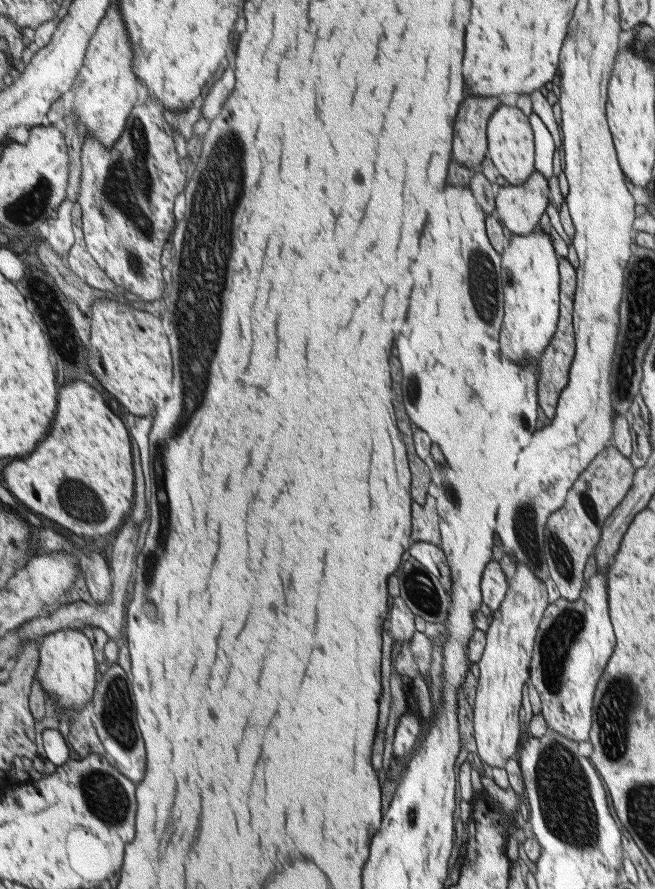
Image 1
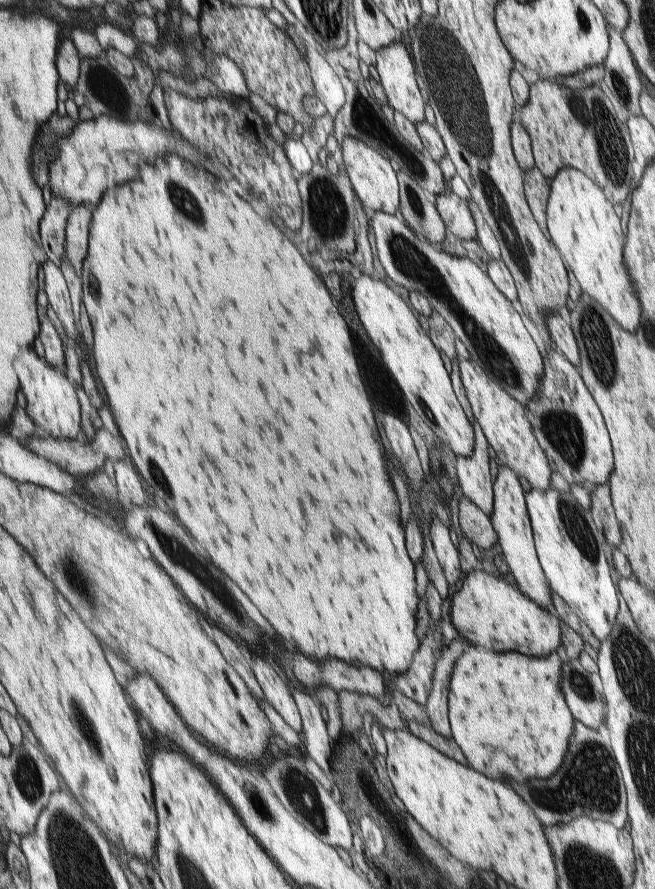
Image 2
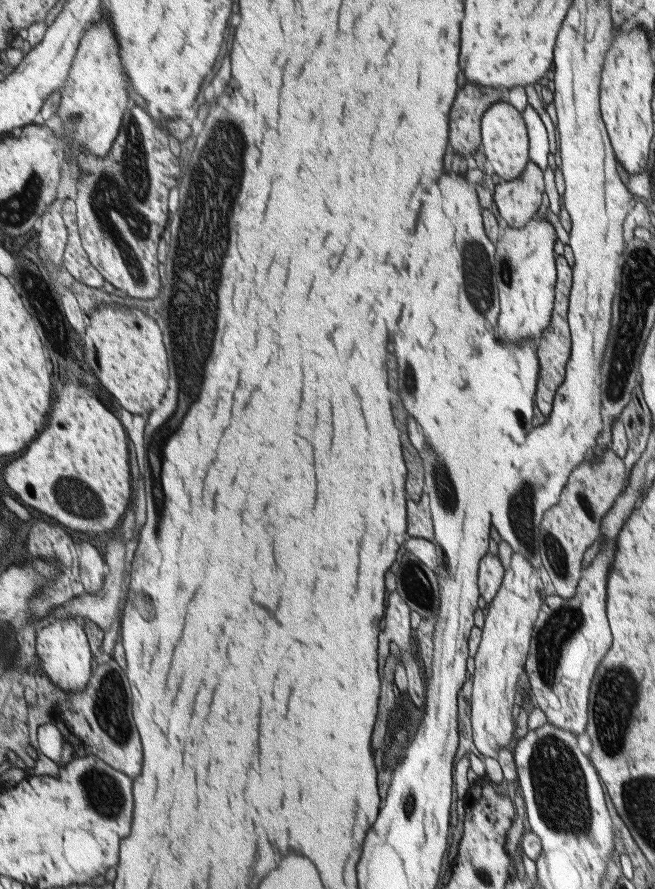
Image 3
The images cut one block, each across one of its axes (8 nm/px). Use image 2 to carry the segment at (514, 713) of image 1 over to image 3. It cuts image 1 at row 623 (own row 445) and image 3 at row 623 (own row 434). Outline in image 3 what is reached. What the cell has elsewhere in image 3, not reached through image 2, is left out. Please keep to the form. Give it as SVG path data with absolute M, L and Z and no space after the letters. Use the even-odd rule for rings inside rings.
M512 552L510 569L503 578L502 588L495 600L488 604L488 615L482 627L482 638L475 654L473 691L471 696L471 725L473 741L480 756L498 758L498 751L512 744L514 723L514 697L516 685L525 672L528 648L532 640L534 622L544 601L544 584L540 572L524 559Z

